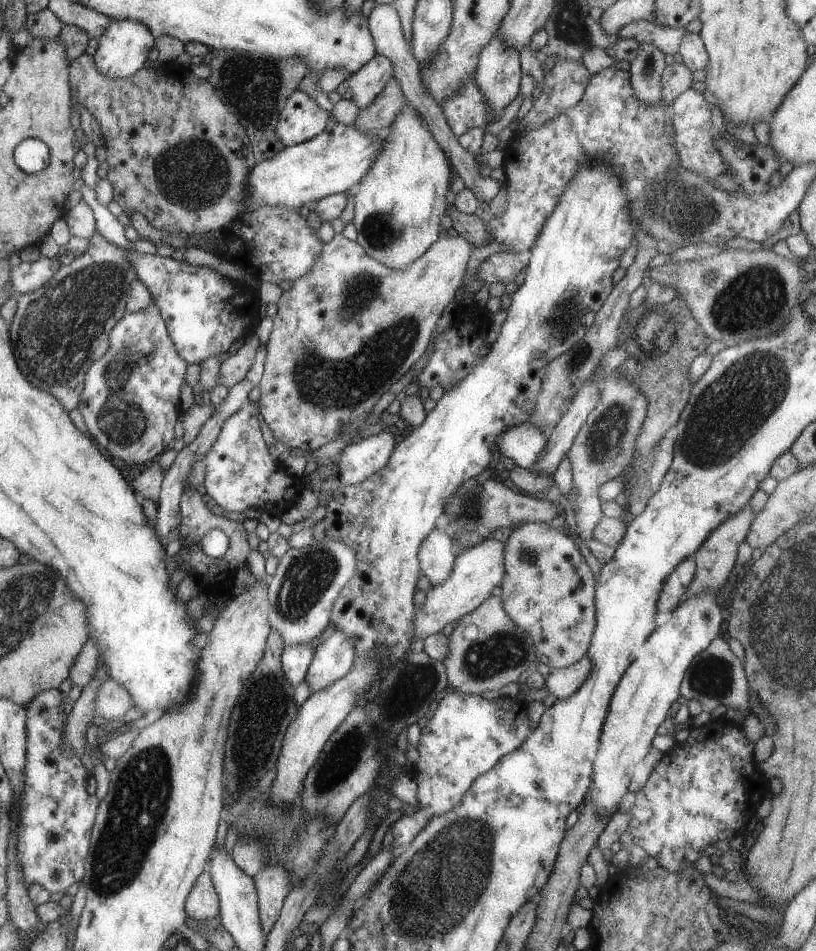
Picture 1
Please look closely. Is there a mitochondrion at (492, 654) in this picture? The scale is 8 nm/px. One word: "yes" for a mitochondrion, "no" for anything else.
yes

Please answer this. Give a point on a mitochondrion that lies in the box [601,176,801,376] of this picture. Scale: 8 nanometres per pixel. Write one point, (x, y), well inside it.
(754, 300)

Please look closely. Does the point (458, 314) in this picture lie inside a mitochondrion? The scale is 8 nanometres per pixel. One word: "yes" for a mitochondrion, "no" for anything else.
no

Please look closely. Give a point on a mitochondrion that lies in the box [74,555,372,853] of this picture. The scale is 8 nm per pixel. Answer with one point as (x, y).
(265, 706)

